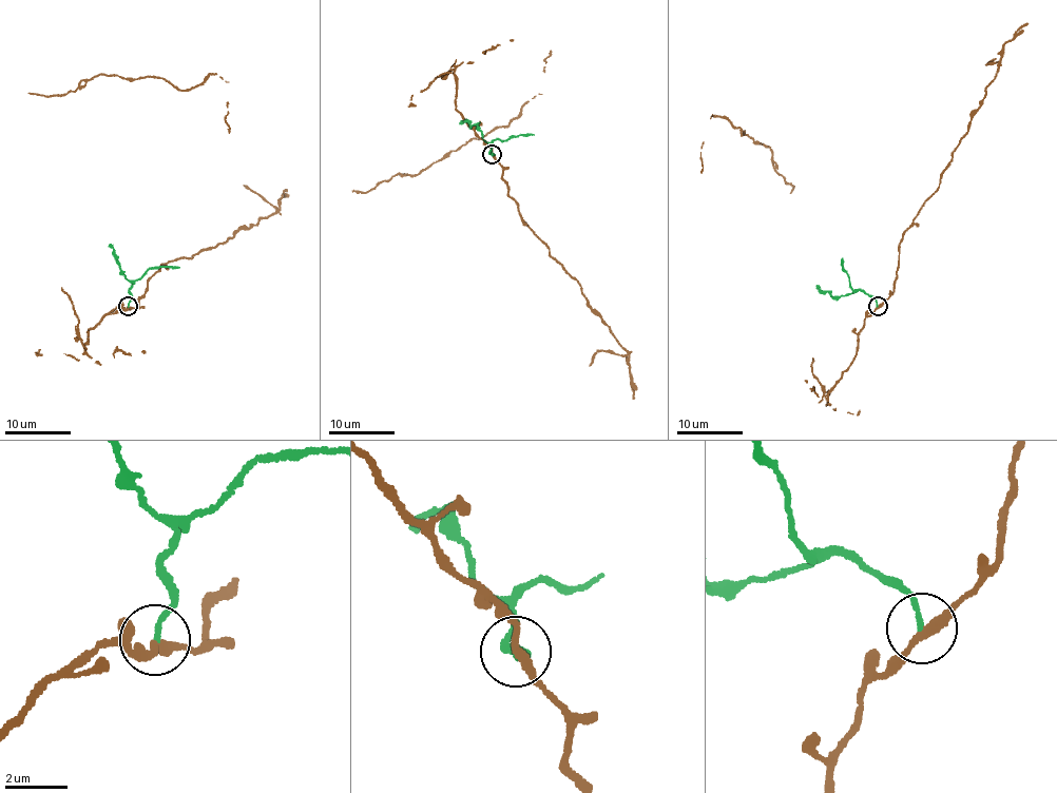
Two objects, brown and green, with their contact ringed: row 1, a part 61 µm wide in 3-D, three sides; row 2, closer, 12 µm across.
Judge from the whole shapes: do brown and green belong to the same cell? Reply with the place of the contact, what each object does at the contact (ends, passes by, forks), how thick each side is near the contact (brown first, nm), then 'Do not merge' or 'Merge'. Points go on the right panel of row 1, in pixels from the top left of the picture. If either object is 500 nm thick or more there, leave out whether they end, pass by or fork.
Place: (878, 306). At the ring brown passes by. At the ring green ends. Thickness 240 nm (brown) against 160 nm. Do not merge

